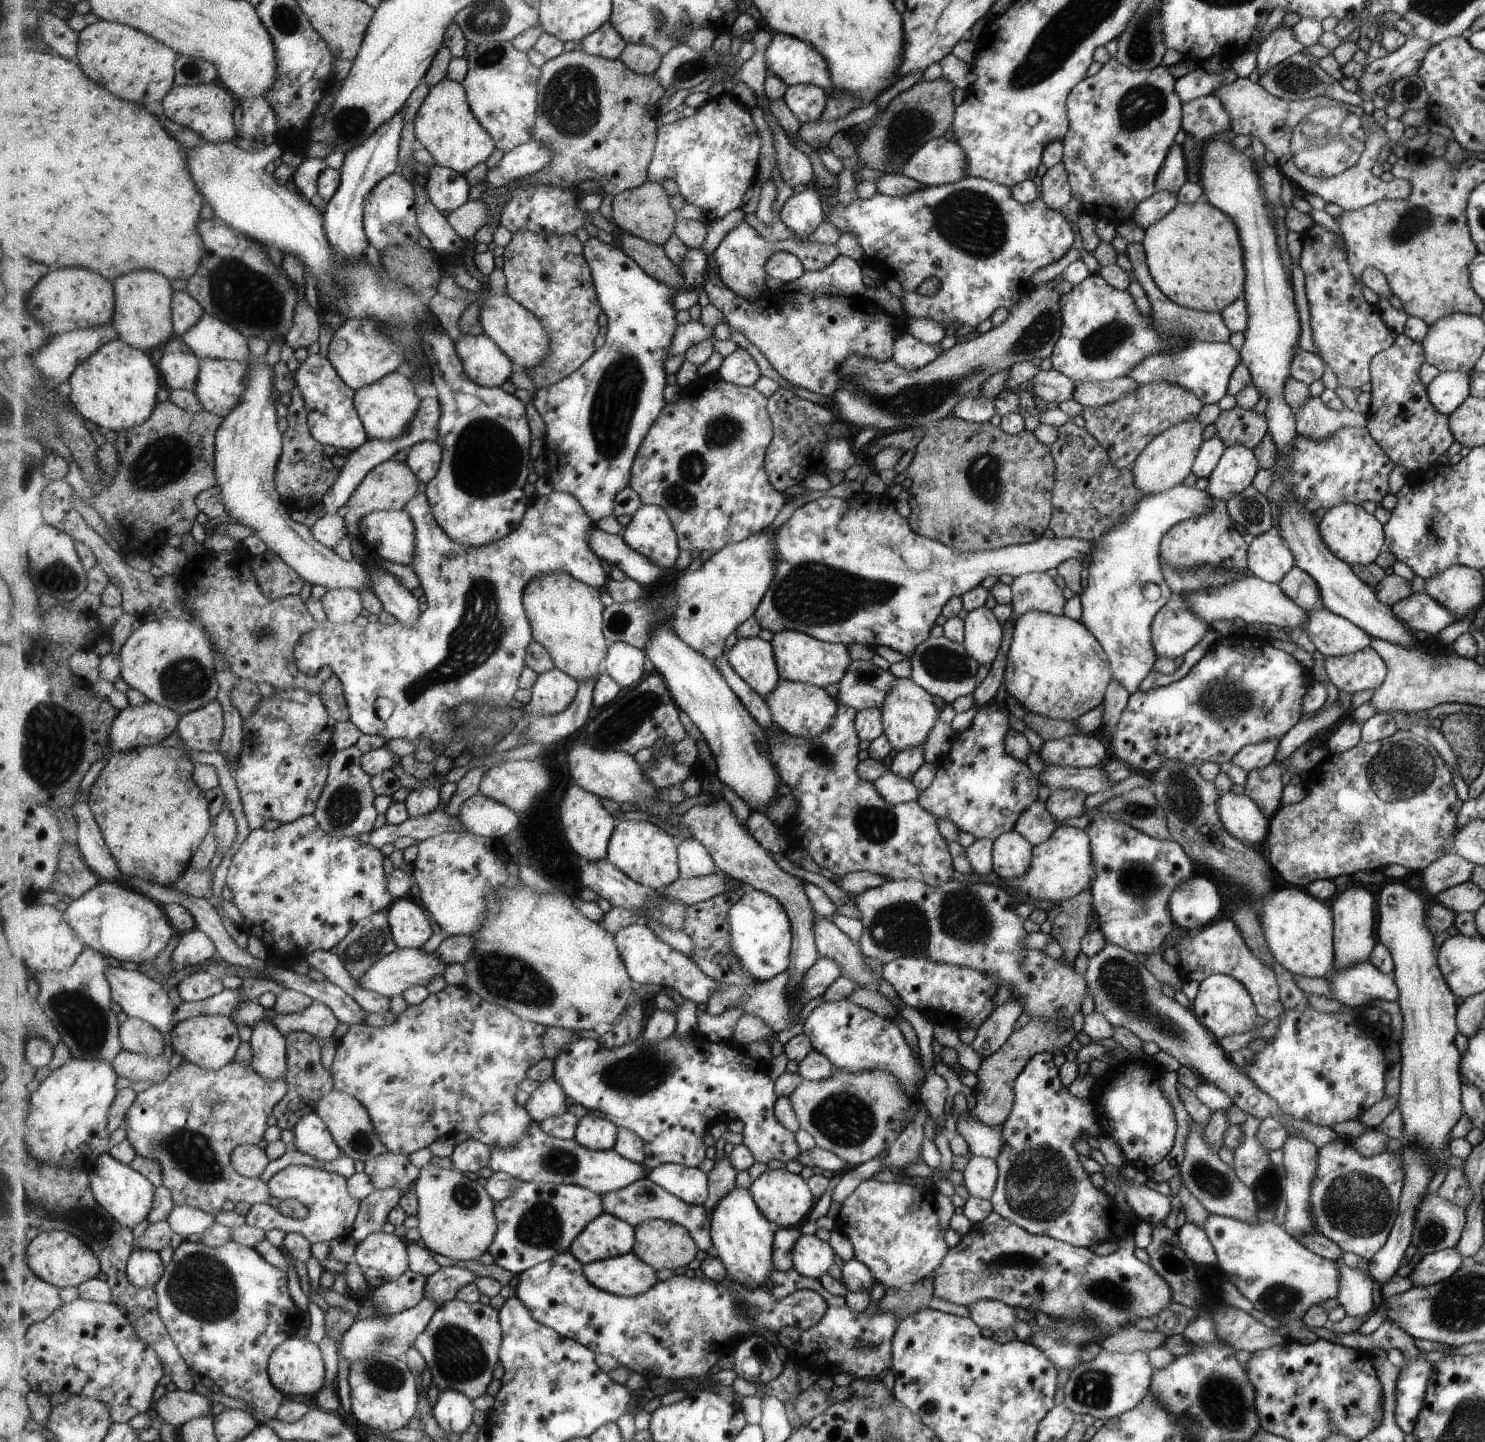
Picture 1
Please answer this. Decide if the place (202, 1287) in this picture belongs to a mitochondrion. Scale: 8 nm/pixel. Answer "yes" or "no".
yes

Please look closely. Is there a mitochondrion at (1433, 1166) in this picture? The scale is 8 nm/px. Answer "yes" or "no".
no

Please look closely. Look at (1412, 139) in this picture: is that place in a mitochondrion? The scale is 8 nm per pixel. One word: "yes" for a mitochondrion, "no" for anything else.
no

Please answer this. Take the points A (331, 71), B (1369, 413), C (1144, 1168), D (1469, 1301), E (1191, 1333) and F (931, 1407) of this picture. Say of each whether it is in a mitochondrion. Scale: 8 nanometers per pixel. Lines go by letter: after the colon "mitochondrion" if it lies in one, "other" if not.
A: other
B: other
C: other
D: mitochondrion
E: other
F: mitochondrion

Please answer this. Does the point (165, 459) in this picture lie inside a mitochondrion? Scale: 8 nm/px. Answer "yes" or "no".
yes

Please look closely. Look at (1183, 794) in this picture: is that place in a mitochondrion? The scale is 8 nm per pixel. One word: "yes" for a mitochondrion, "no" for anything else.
yes

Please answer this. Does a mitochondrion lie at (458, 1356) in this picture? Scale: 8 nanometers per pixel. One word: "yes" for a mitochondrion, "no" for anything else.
yes

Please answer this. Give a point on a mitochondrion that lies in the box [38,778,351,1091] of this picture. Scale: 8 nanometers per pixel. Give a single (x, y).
(86, 1023)

